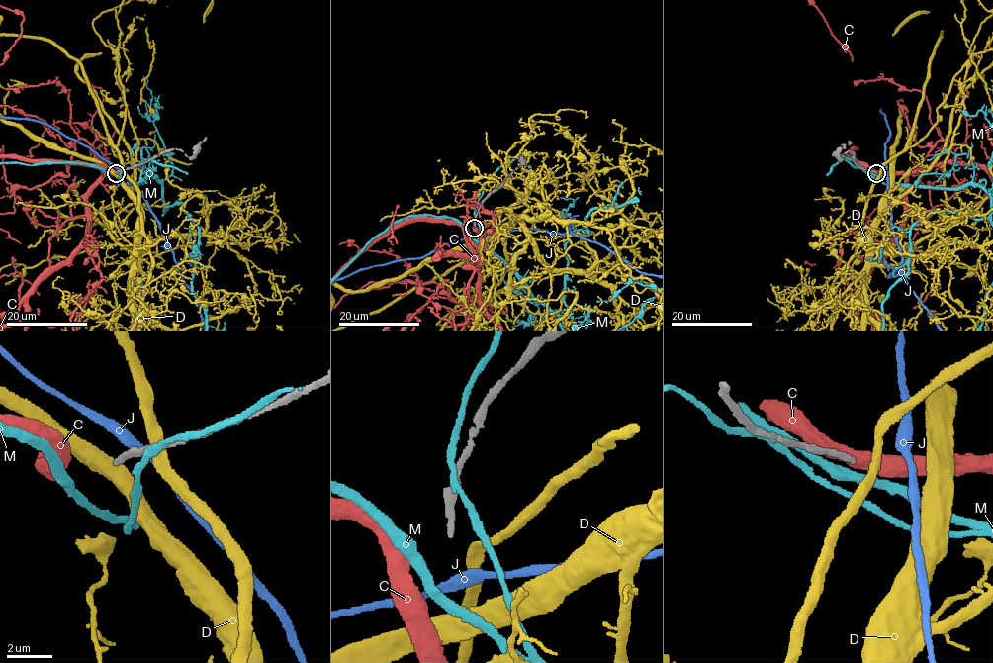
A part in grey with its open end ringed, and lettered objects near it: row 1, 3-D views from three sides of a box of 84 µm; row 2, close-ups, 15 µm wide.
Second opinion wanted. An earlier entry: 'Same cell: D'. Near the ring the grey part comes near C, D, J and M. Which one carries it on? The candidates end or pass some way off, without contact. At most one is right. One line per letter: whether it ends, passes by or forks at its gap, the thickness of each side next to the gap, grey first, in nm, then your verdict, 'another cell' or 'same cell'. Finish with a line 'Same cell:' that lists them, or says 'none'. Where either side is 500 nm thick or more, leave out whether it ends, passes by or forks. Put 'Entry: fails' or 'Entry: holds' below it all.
C: 240 nm thick on the grey side, 500 nm on the other; same cell
D: it passes by; 240 nm thick on the grey side, 400 nm on the other; another cell
J: it passes by; 240 nm thick on the grey side, 420 nm on the other; another cell
M: it passes by; 240 nm thick on the grey side, 240 nm on the other; another cell
Same cell: C
Entry: fails

